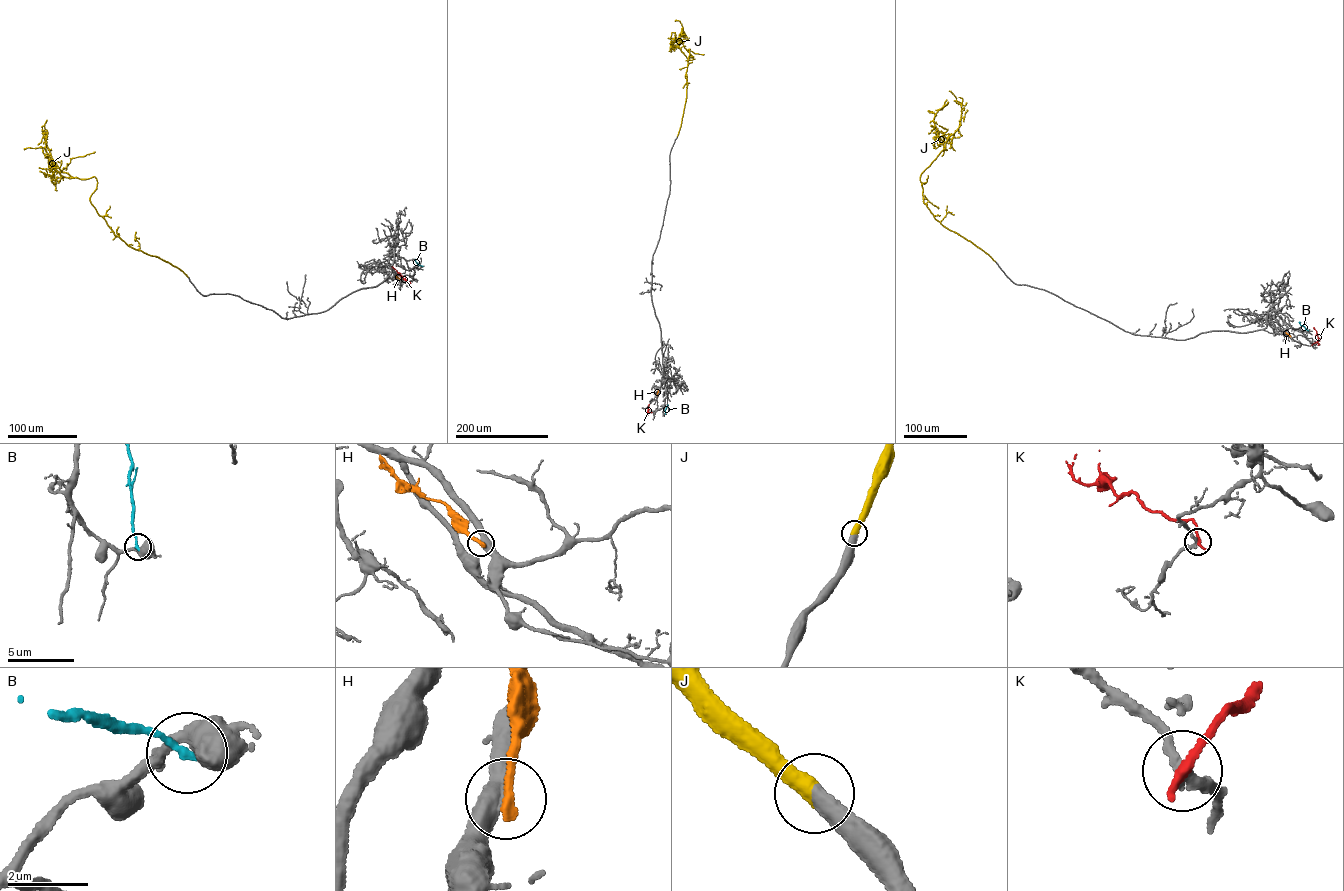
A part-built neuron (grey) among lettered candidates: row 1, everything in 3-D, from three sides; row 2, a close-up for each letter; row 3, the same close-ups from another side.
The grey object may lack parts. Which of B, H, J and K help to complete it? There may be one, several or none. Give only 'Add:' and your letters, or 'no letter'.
Add: J

